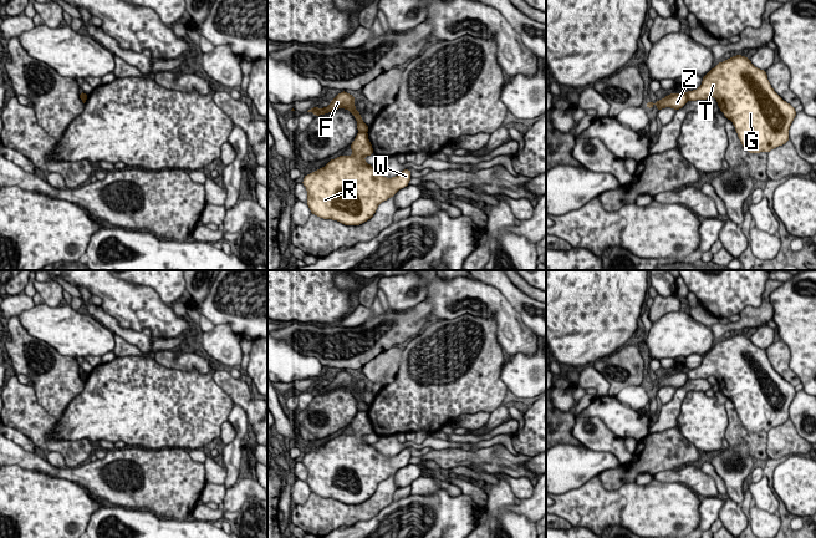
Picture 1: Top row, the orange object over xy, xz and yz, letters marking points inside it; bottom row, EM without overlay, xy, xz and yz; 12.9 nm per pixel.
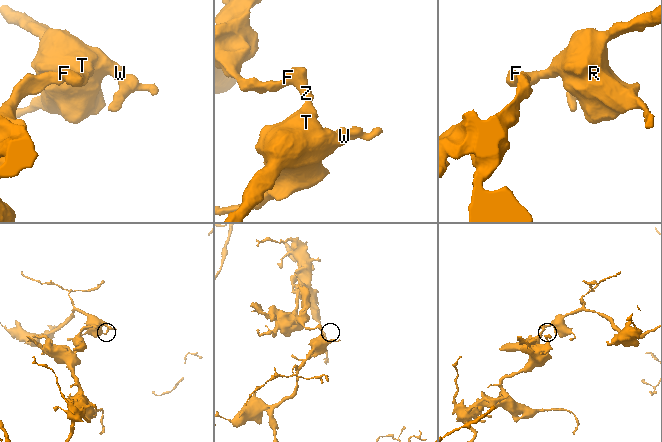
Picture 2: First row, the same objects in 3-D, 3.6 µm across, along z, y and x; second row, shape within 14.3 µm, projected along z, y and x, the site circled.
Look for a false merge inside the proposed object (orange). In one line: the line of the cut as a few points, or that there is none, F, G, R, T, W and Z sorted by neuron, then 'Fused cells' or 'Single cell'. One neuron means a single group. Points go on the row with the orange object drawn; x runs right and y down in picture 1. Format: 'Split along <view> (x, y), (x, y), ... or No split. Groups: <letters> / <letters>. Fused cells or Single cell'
Split along xz (358, 131), (366, 132). Groups: F Z / G R T W. Fused cells

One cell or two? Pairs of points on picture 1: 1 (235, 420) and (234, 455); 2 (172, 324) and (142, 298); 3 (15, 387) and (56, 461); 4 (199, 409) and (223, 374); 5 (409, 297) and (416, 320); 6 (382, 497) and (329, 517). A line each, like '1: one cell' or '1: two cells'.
1: one cell
2: one cell
3: two cells
4: two cells
5: two cells
6: one cell

